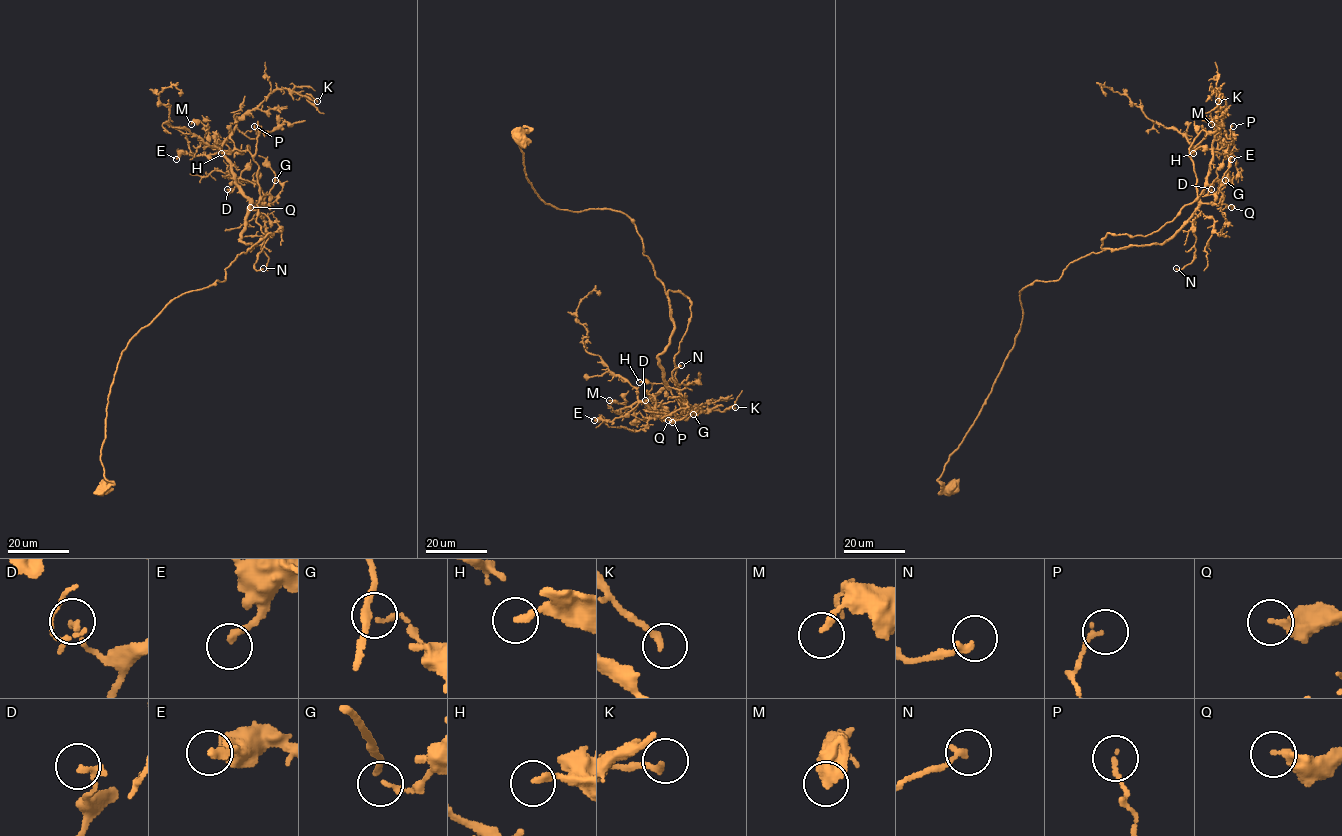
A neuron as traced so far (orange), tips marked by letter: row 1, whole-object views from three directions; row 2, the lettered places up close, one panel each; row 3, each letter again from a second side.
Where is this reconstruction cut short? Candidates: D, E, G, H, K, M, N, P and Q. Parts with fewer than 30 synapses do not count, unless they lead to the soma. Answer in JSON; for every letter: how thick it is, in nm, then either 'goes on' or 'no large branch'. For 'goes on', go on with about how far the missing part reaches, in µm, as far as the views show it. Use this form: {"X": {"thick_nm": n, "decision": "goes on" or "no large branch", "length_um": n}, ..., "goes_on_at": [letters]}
{"D": {"thick_nm": 220, "decision": "no large branch"}, "E": {"thick_nm": 240, "decision": "no large branch"}, "G": {"thick_nm": 110, "decision": "no large branch"}, "H": {"thick_nm": 220, "decision": "no large branch"}, "K": {"thick_nm": 160, "decision": "no large branch"}, "M": {"thick_nm": 200, "decision": "no large branch"}, "N": {"thick_nm": 200, "decision": "no large branch"}, "P": {"thick_nm": 140, "decision": "no large branch"}, "Q": {"thick_nm": 280, "decision": "no large branch"}, "goes_on_at": []}

